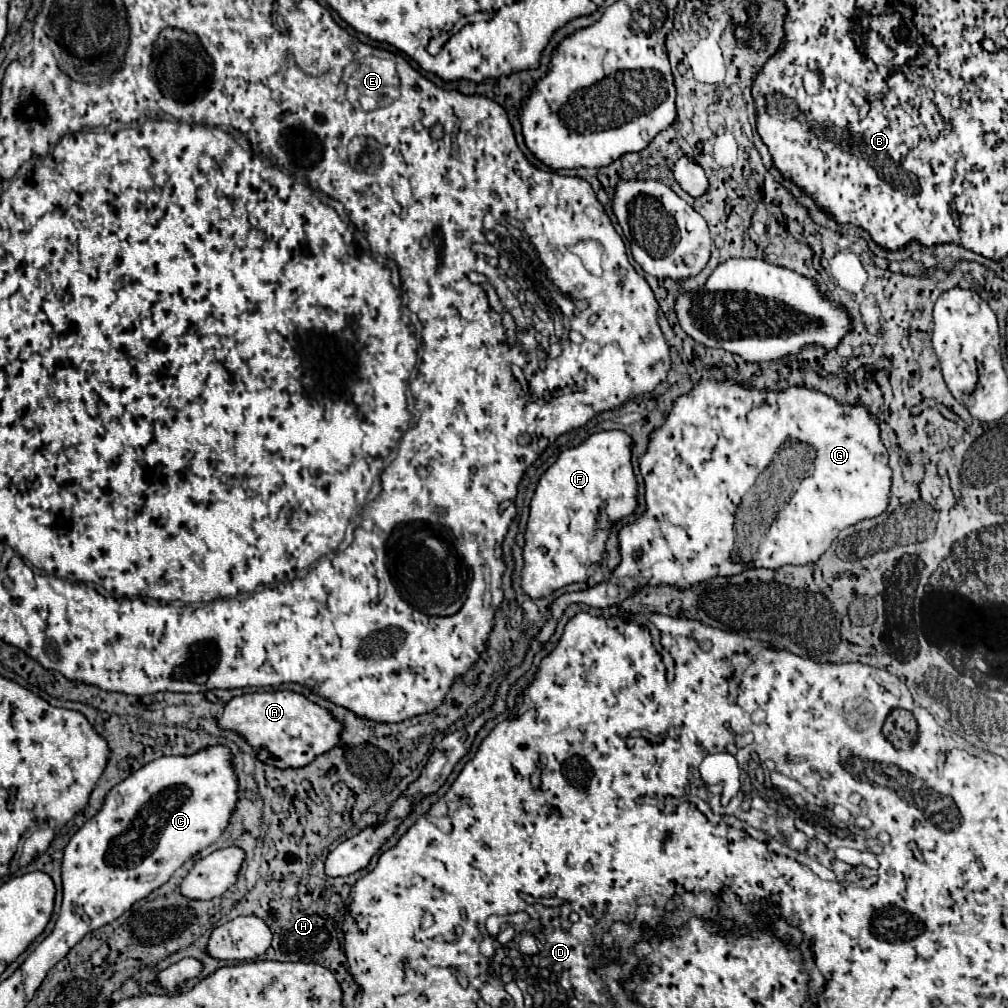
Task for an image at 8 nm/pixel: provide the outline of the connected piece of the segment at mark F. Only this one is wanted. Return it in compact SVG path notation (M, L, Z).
M599 432L589 436L577 448L561 452L557 462L541 476L531 500L523 548L525 568L521 574L521 586L531 598L545 598L571 582L587 580L587 568L603 560L611 526L621 518L631 516L637 508L637 480L631 466L631 448L633 438L627 432Z

